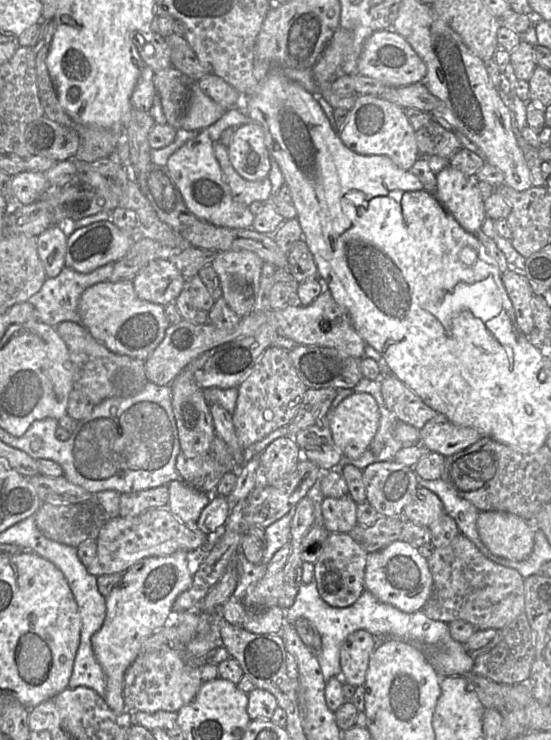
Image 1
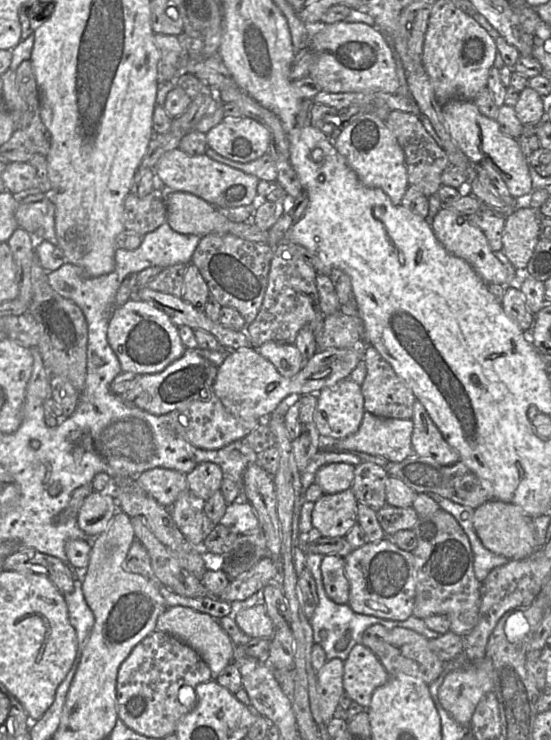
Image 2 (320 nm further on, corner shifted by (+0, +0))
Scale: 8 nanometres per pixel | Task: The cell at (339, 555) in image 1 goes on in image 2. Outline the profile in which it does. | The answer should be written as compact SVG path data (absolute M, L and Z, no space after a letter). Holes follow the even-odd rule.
M323 555L322 581L328 597L337 604L347 604L349 582L345 576L345 560L342 556Z

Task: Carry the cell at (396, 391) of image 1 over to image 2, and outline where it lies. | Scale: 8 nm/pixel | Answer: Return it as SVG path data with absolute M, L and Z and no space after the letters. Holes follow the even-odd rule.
M366 346L363 359L367 374L361 384L365 411L382 418L411 419L416 397L411 388L372 346Z

